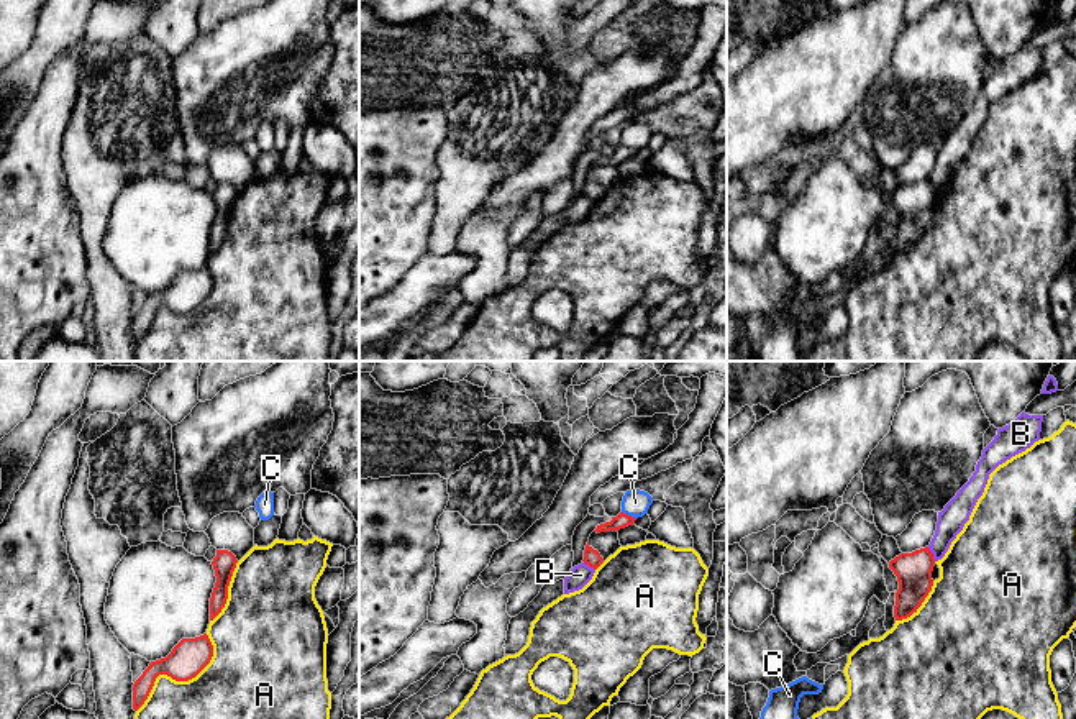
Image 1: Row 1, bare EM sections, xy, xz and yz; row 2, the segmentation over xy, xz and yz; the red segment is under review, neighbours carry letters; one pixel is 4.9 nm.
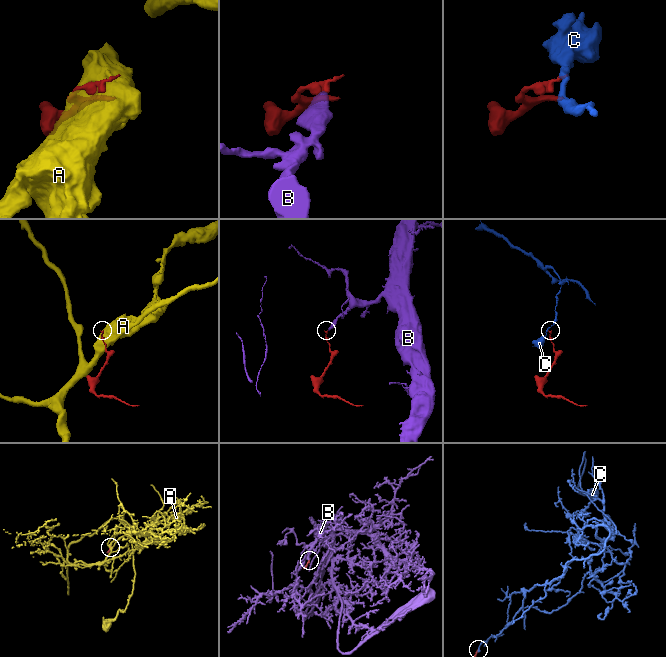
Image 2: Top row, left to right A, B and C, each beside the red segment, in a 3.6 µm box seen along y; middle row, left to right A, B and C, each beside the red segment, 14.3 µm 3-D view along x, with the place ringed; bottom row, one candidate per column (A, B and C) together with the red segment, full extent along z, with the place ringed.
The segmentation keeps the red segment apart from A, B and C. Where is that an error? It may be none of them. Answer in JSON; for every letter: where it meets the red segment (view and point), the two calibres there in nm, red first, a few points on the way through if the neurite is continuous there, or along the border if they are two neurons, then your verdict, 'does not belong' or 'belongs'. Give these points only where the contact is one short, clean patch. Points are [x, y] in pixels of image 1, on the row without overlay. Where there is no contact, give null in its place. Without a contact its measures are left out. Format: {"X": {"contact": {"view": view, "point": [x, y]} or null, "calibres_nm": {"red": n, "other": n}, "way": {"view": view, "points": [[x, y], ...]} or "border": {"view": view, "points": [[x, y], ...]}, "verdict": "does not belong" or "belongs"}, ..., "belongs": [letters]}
{"A": {"contact": {"view": "xy", "point": [179, 312]}, "calibres_nm": {"red": 180, "other": 480}, "verdict": "does not belong"}, "B": {"contact": {"view": "yz", "point": [932, 186]}, "calibres_nm": {"red": 180, "other": 140}, "border": {"view": "yz", "points": [[927, 179], [935, 192]]}, "verdict": "does not belong"}, "C": {"contact": {"view": "xz", "point": [629, 148]}, "calibres_nm": {"red": 70, "other": 130}, "border": {"view": "xz", "points": [[622, 143], [635, 151]]}, "verdict": "does not belong"}, "belongs": []}

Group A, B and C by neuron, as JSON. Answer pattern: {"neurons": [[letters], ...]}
{"neurons": [["A"], ["B"], ["C"]]}

